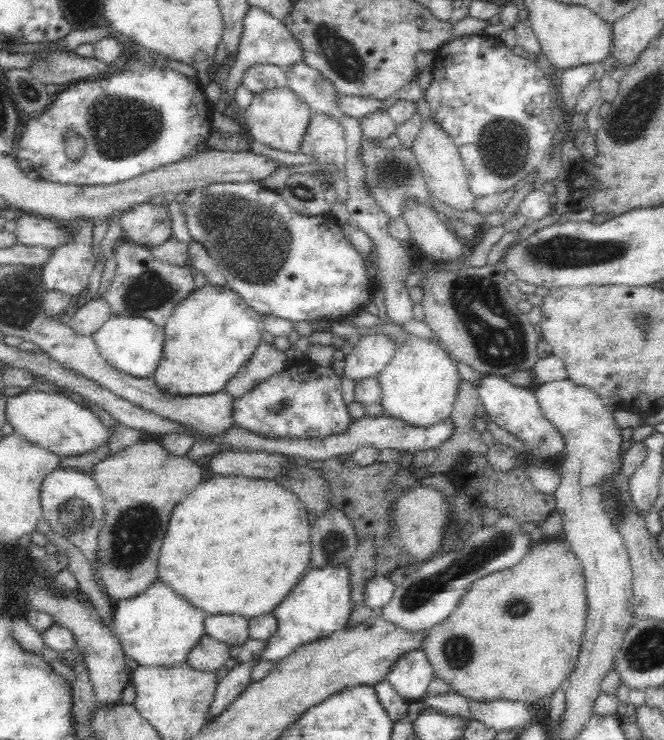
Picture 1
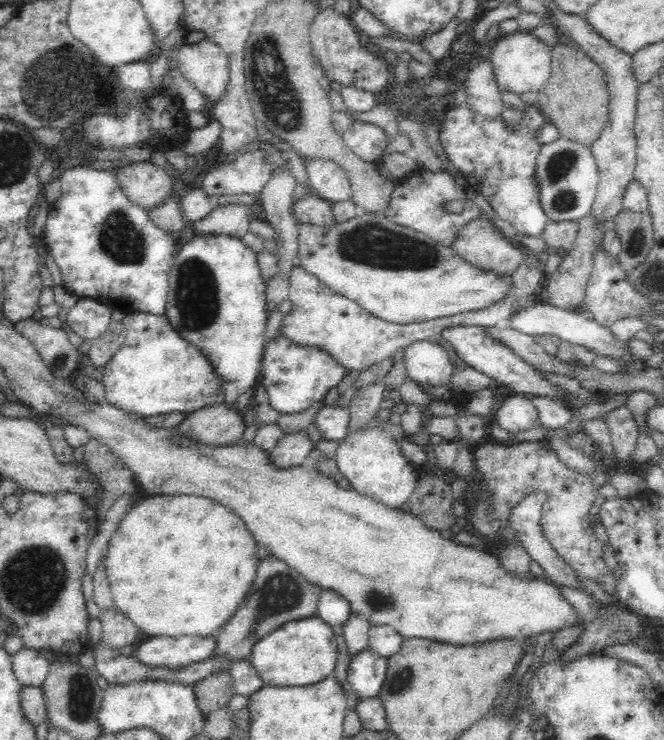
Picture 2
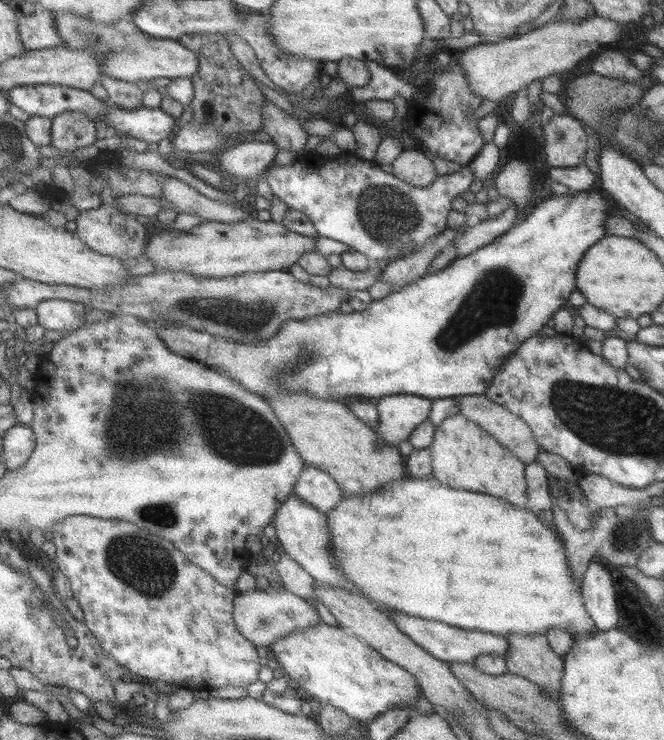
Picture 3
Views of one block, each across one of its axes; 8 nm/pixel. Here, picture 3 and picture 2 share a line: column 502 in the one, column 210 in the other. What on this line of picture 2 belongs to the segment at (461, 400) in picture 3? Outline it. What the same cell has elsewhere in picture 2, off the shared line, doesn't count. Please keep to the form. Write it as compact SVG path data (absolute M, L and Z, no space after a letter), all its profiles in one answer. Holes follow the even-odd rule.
M224 401L188 413L176 426L178 431L210 445L227 445L242 439L245 428L241 409Z

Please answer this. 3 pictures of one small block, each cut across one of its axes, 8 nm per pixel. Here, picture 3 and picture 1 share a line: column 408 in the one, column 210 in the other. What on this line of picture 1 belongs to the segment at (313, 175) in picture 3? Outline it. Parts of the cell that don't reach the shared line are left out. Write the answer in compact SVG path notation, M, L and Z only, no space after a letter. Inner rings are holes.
M218 181L193 188L186 193L186 200L181 203L181 213L184 214L184 224L186 224L193 242L201 244L202 248L205 248L208 254L217 262L219 269L225 276L228 288L237 292L244 299L244 302L259 314L284 318L291 323L298 321L313 323L319 318L328 318L329 321L344 321L353 308L362 306L372 296L373 281L372 278L368 277L364 259L352 243L344 237L342 229L340 229L340 222L332 213L316 216L296 214L276 190L265 188L260 181L247 183Z

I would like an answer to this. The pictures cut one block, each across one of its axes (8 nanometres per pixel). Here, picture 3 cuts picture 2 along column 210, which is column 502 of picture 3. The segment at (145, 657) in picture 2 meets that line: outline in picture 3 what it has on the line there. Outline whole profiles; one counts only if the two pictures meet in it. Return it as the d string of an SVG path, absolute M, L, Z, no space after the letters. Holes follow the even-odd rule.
M391 611L390 617L407 636L411 637L411 640L414 640L419 646L426 648L427 652L438 657L439 660L447 662L461 661L464 663L474 663L476 656L480 654L498 654L506 658L510 645L507 636L495 633L457 628L438 620L424 619L399 611Z

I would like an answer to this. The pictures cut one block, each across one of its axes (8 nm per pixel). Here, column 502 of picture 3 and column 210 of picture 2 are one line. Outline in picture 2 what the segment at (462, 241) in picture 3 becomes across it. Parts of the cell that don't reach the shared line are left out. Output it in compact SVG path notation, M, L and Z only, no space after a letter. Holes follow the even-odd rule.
M219 205L206 218L192 223L195 236L231 236L244 239L249 231L249 218L258 216L251 205Z

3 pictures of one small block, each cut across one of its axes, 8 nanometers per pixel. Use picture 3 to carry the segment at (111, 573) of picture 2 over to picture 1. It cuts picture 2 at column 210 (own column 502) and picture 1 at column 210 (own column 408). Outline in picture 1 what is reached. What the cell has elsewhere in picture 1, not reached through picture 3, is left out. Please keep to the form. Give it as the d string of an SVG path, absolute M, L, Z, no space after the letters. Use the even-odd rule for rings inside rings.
M209 476L172 513L158 560L158 577L207 615L239 614L249 619L273 613L310 568L310 518L304 501L274 479Z

